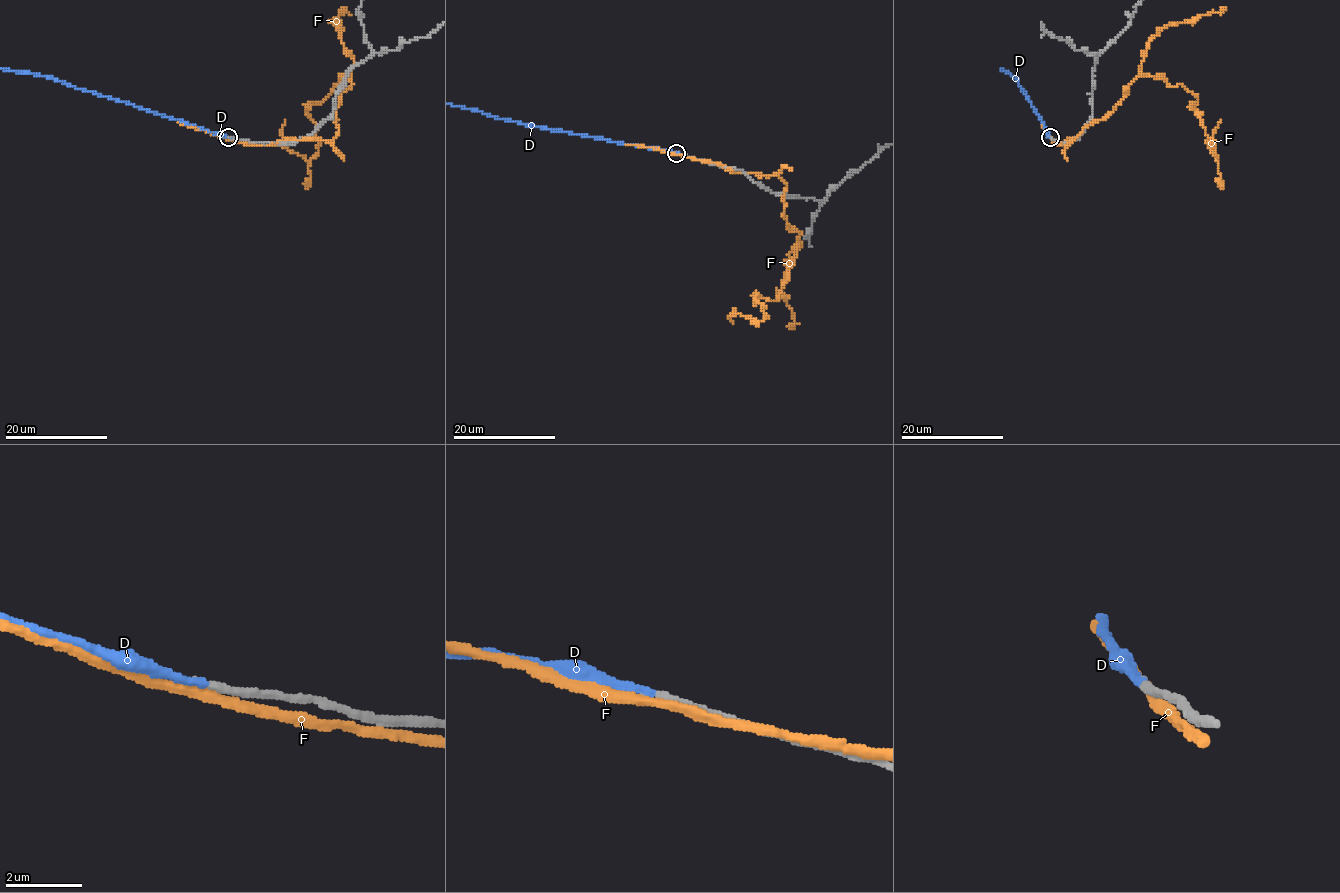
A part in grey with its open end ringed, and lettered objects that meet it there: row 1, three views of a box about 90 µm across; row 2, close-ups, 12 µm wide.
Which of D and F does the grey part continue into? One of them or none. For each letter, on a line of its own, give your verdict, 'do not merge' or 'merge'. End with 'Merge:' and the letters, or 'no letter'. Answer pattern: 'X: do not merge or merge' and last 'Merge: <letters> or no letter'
D: merge
F: do not merge
Merge: D

